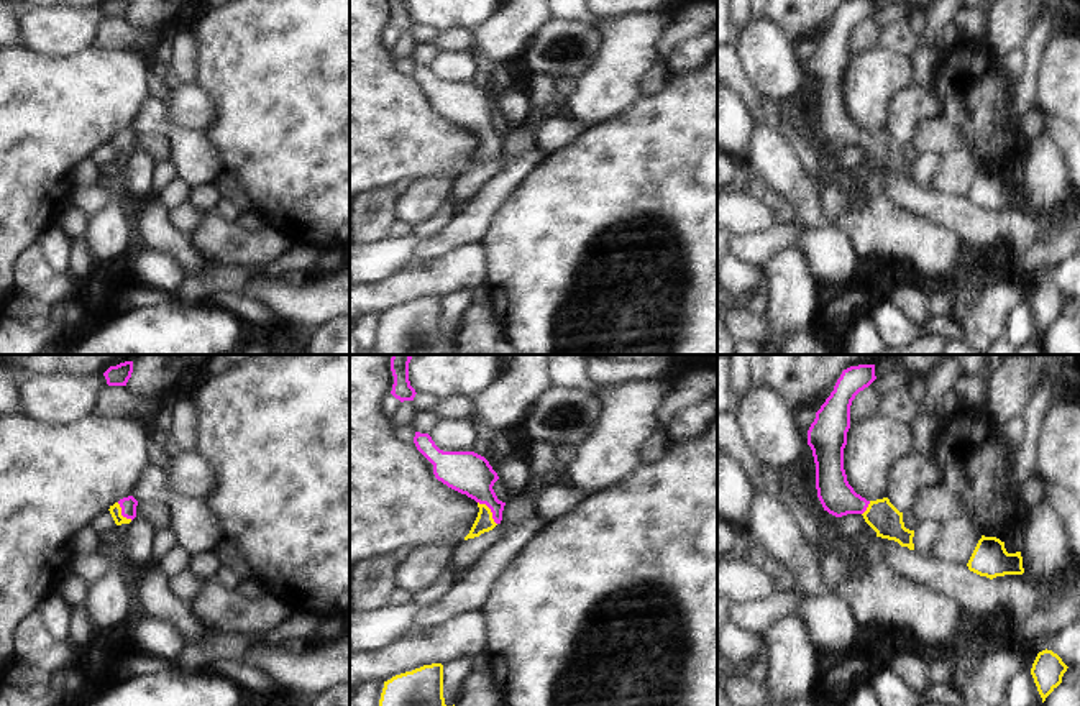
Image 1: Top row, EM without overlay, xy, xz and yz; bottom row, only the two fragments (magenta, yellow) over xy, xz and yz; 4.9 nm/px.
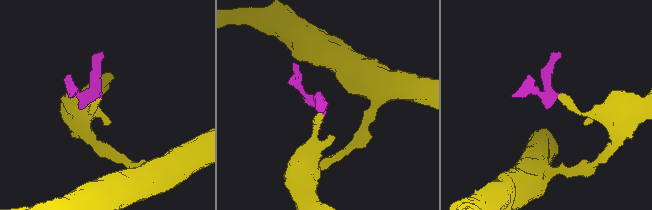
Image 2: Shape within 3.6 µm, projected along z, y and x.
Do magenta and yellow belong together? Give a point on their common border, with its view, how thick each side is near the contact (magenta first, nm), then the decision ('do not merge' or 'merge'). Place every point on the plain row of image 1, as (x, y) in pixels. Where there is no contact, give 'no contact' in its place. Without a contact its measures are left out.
contact xz (491, 143); calibres 200 and 90 nm; merge

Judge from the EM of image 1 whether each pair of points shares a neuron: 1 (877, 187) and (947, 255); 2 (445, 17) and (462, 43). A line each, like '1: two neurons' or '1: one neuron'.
1: one neuron
2: two neurons

